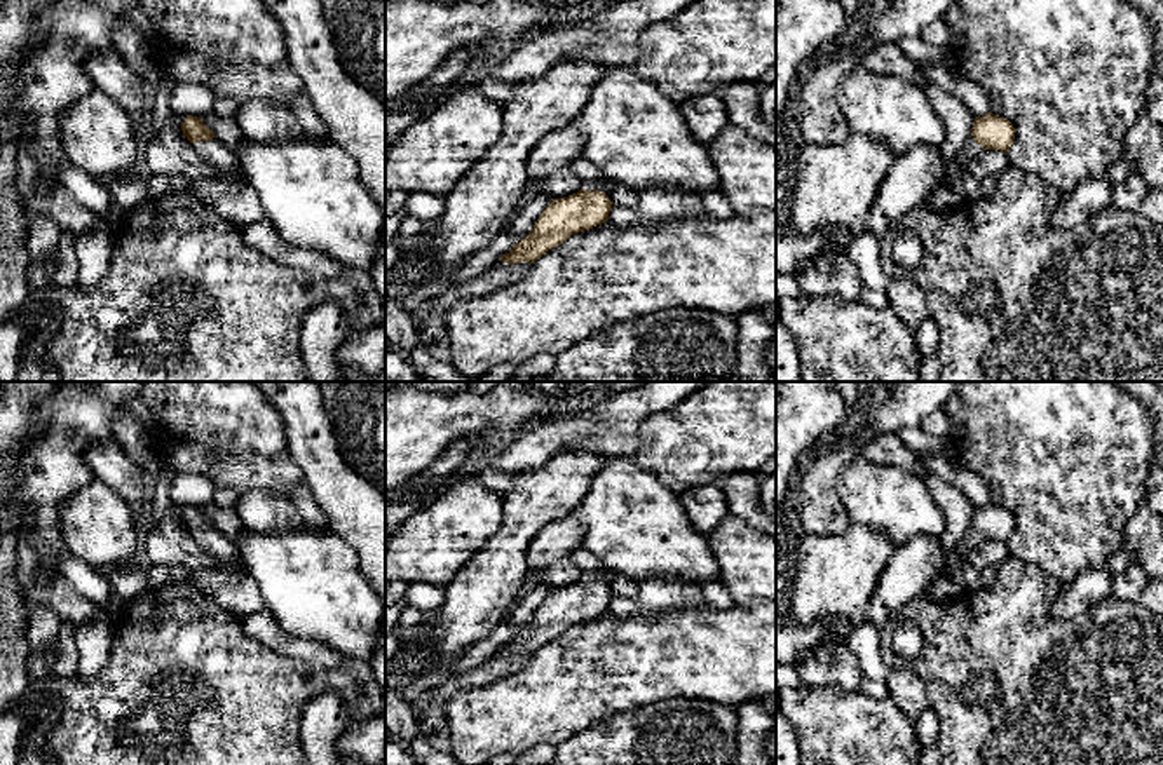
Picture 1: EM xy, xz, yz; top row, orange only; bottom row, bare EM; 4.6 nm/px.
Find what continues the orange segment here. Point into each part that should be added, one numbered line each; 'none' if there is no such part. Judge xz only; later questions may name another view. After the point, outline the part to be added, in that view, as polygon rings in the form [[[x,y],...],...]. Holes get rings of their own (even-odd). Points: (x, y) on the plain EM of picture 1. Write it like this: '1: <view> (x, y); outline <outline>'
1: xz (600, 574); outline [[[600,566],[600,568],[595,568],[595,570],[589,570],[589,572],[584,572],[582,573],[582,579],[584,580],[600,580],[600,582],[605,582],[607,587],[610,587],[610,579],[609,579],[609,570],[605,566]]]

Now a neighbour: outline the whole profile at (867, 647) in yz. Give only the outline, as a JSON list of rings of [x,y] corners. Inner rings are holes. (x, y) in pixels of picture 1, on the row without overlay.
[[[865,620],[853,627],[846,638],[839,638],[849,650],[858,655],[860,667],[865,678],[875,681],[886,681],[891,674],[891,667],[882,659],[881,650],[881,627]]]

